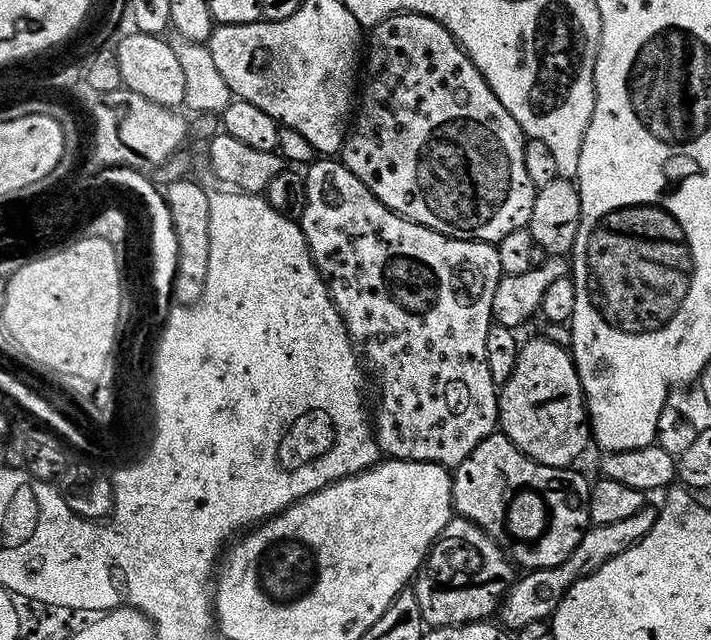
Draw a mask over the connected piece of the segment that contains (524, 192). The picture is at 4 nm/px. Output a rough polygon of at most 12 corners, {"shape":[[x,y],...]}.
{"shape":[[428,16],[371,29],[342,163],[392,212],[529,227],[526,137]]}

